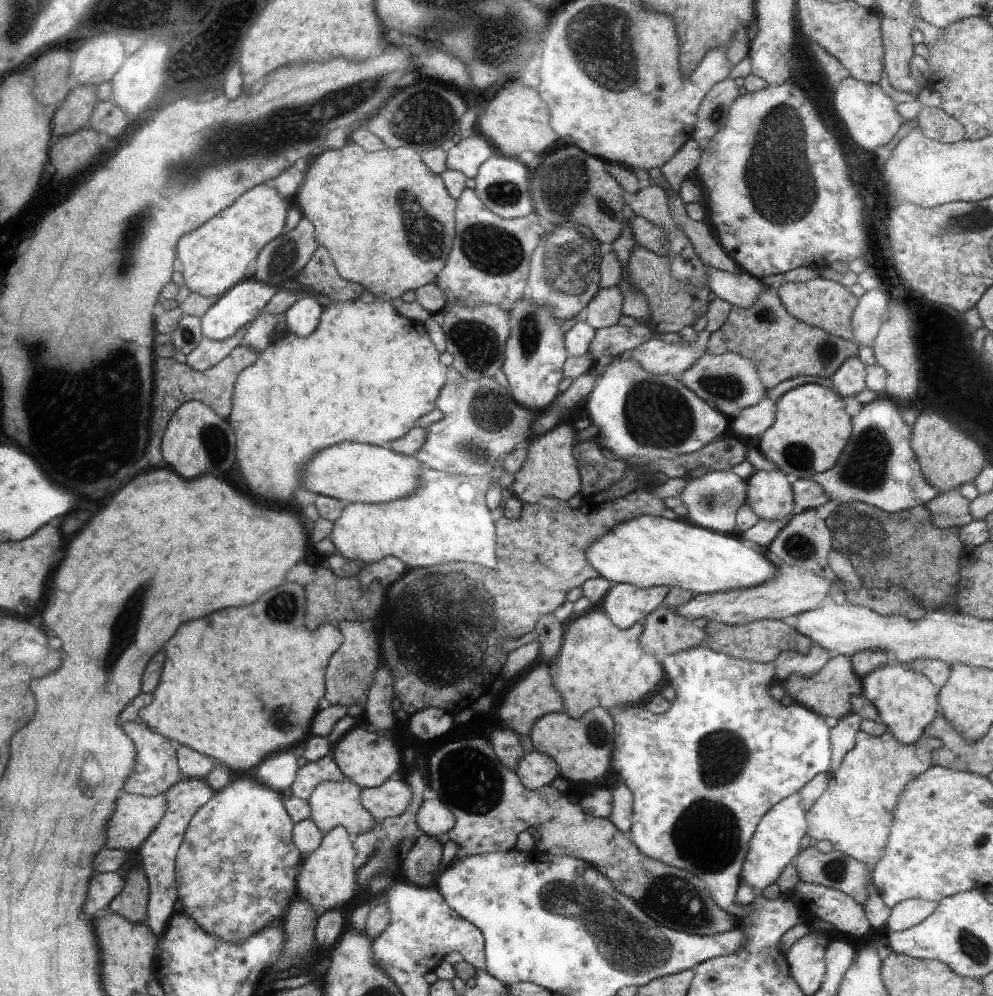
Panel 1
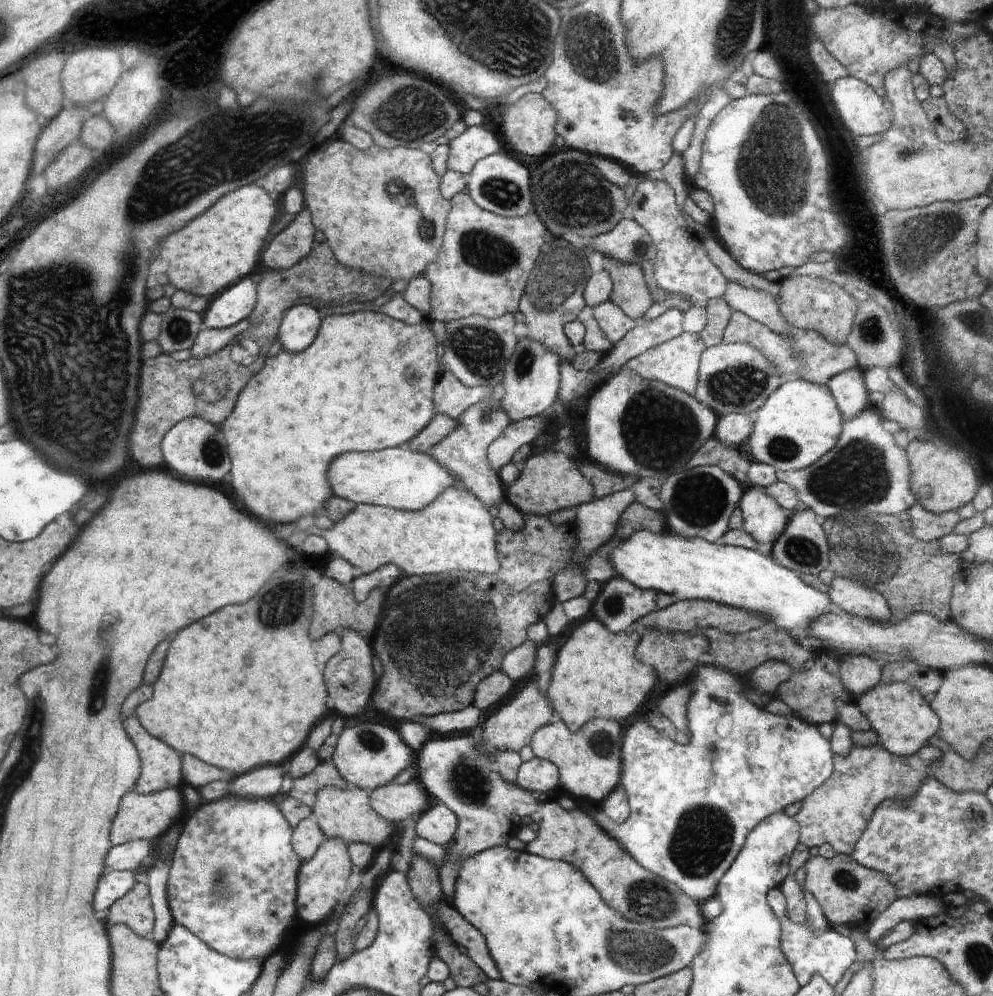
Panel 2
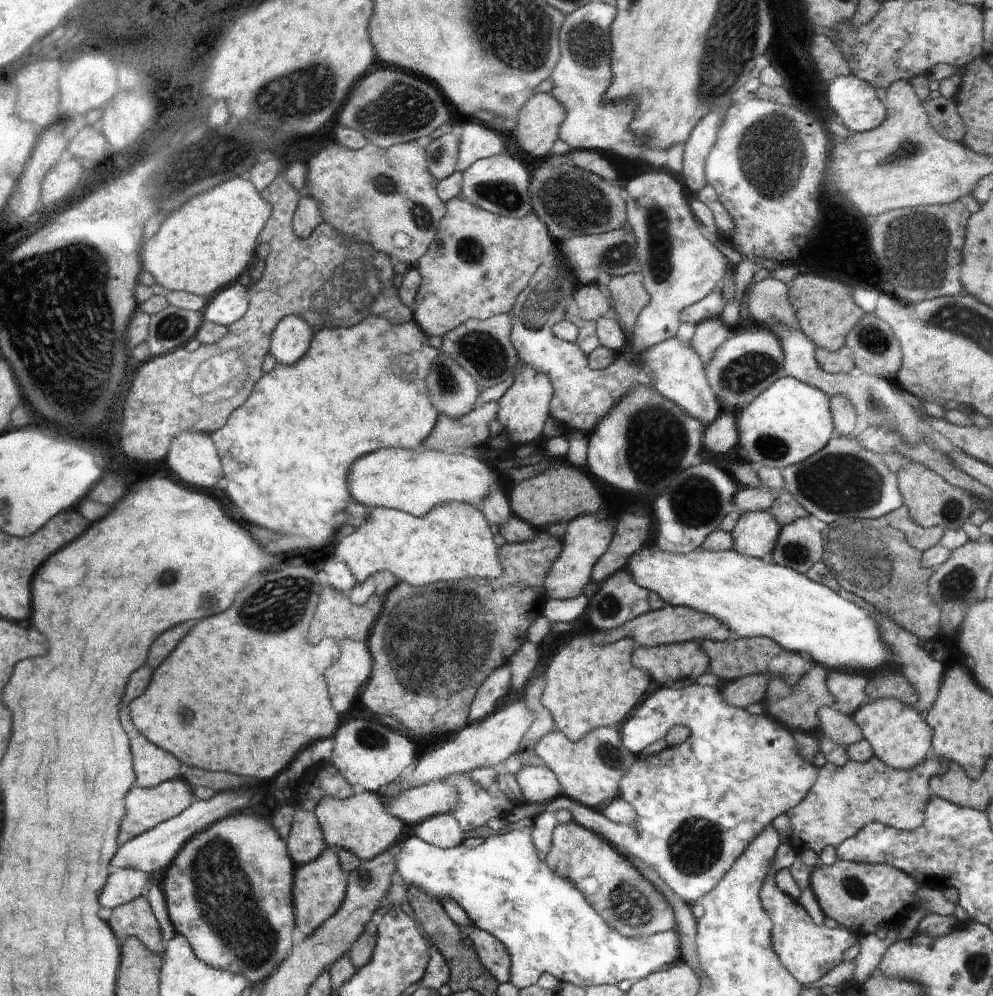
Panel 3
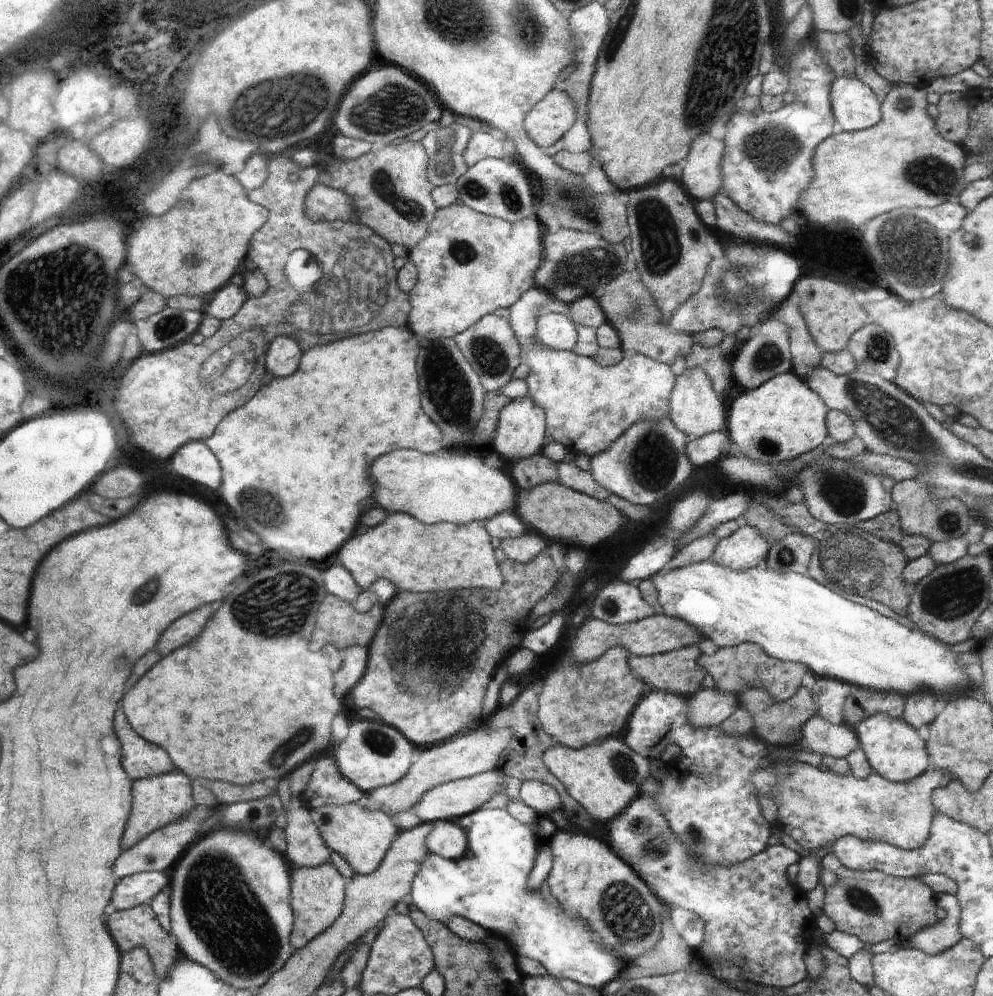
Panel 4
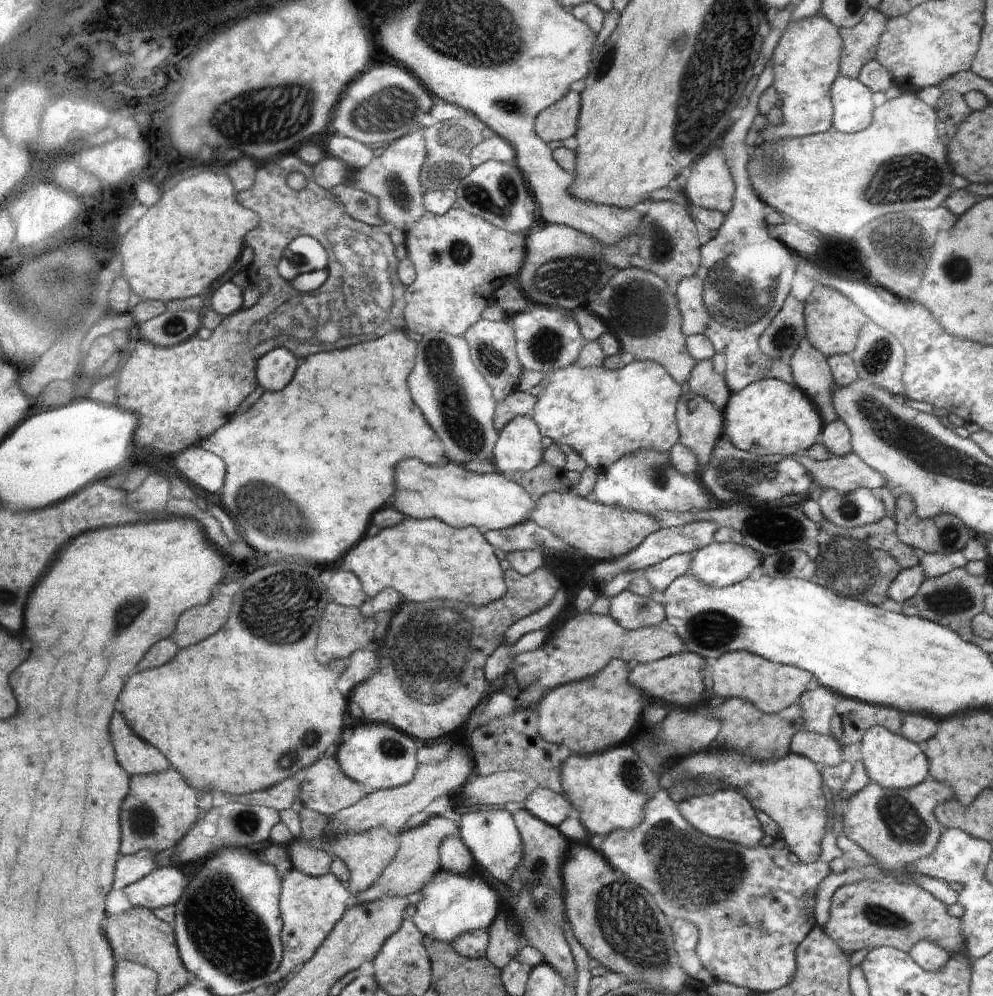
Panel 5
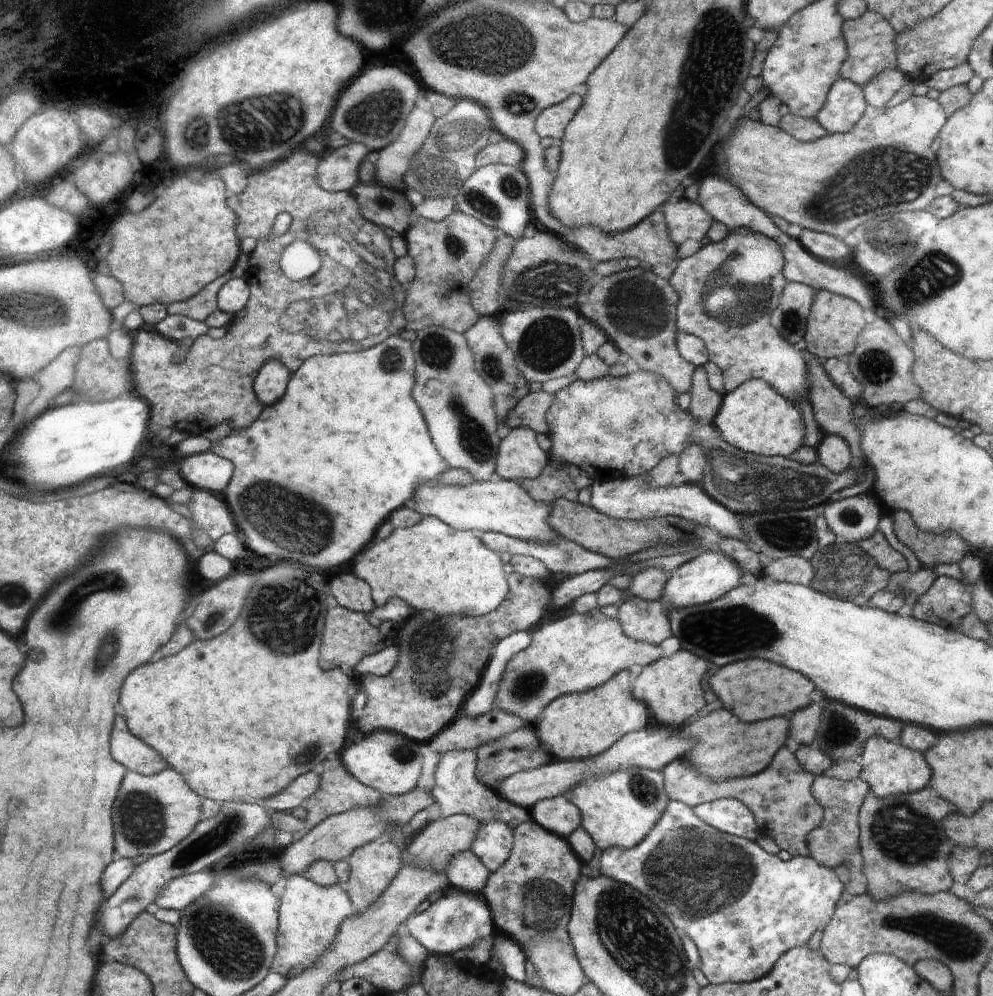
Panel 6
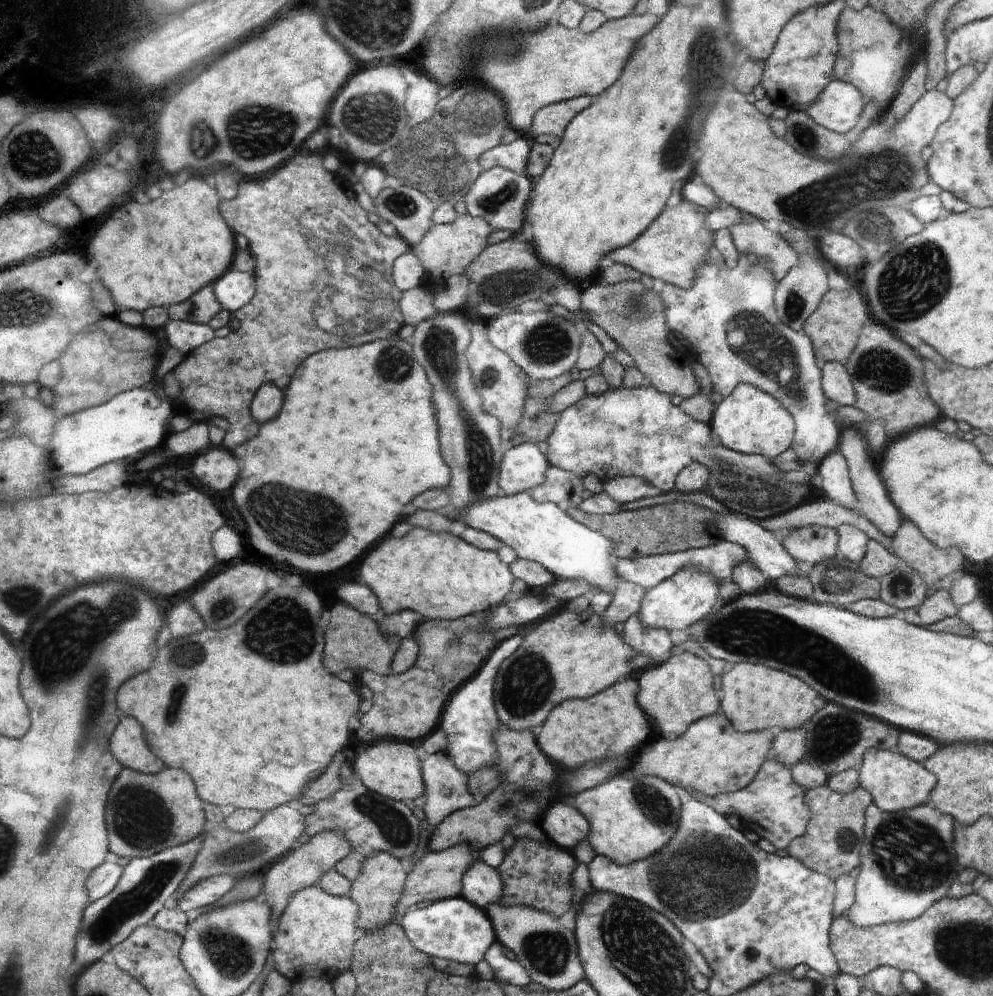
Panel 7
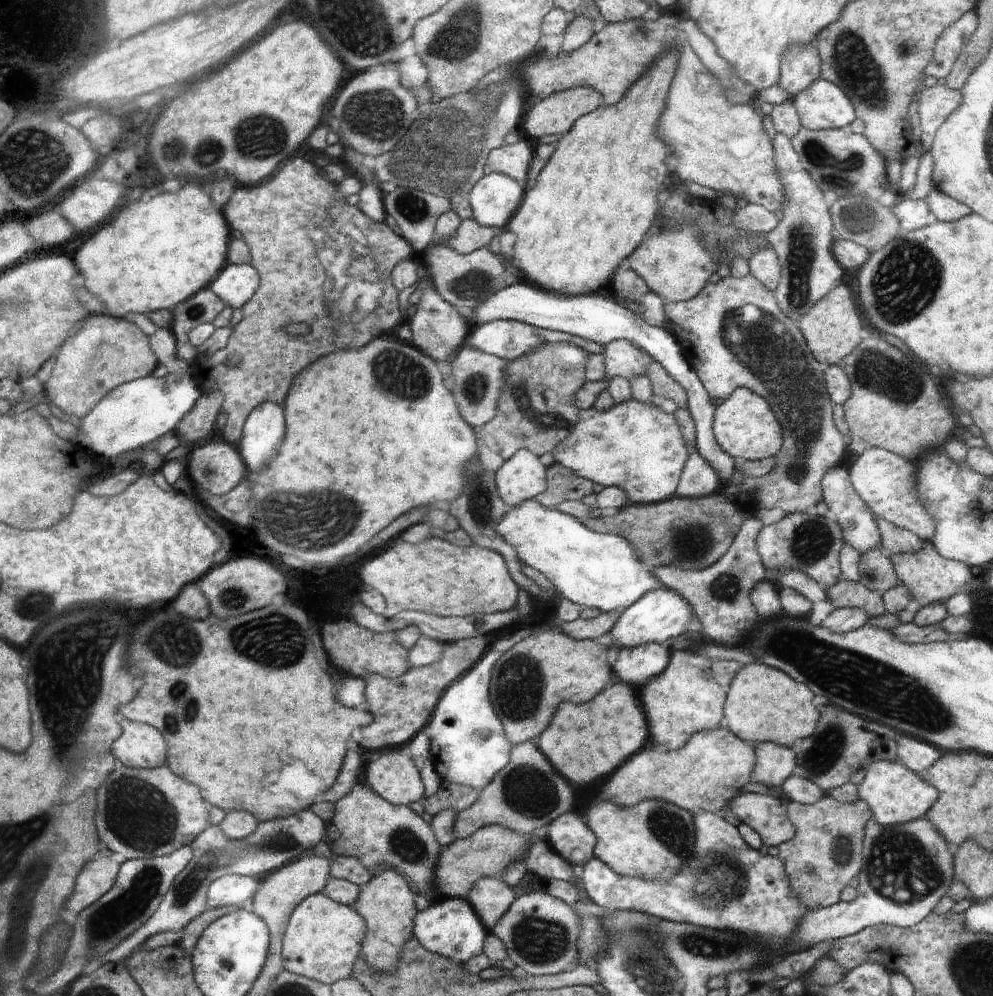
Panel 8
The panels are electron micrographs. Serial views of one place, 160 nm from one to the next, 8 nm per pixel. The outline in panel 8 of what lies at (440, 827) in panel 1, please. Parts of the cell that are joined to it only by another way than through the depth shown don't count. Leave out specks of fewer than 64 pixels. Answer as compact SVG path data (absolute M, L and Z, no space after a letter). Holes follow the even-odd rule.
M482 877L475 882L466 899L491 932L517 895L514 888L506 885L500 877Z

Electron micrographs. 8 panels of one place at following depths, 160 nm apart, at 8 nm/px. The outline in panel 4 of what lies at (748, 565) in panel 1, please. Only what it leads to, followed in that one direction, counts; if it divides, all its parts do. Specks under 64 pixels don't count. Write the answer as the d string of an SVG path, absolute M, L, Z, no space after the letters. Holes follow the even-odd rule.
M712 559L707 561L697 562L694 564L687 564L679 566L665 573L654 573L650 575L648 580L657 588L659 593L659 603L662 610L667 615L673 617L680 617L684 619L688 624L694 625L697 629L700 629L708 639L714 640L718 647L722 646L736 646L739 643L754 643L759 644L764 652L768 652L768 655L776 657L783 661L792 661L795 663L802 663L808 665L808 670L811 671L816 677L828 677L835 678L847 683L853 684L855 688L864 687L869 689L876 688L876 691L888 692L904 692L904 694L910 694L910 692L918 692L918 690L926 690L926 692L932 692L932 694L944 694L944 692L950 692L950 690L960 690L968 684L966 680L966 674L960 670L961 666L957 662L957 654L950 651L948 645L938 642L936 638L932 636L922 634L918 630L912 630L892 618L888 618L878 611L869 609L859 603L854 603L840 594L833 592L822 584L814 582L814 579L806 578L806 575L801 575L795 572L779 573L768 569L766 566L761 565L758 567L747 568L746 570L736 570L726 565L721 565Z

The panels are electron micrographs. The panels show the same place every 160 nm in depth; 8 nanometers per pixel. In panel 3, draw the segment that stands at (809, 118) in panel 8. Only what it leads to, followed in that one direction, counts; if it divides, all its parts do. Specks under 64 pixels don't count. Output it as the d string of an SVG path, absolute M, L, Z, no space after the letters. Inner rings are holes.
M852 74L832 80L827 92L829 105L839 120L856 133L868 132L884 122L886 109L868 81Z

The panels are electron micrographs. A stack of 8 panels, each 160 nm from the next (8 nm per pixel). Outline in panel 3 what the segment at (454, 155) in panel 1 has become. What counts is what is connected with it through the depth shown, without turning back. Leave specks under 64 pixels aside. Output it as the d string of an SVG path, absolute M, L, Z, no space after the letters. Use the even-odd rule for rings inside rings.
M464 120L459 129L459 147L456 168L461 173L466 171L477 160L500 155L504 142L500 136L480 124L472 124Z

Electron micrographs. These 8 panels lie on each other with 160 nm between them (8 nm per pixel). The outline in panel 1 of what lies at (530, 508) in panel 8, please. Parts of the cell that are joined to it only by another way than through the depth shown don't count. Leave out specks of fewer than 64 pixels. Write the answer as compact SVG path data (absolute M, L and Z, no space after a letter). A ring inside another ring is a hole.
M342 442L326 448L320 452L320 456L316 456L316 460L312 460L308 466L308 476L304 476L304 486L314 494L326 494L348 504L380 504L412 494L412 490L418 486L418 470L420 464L416 458L408 458L372 444Z

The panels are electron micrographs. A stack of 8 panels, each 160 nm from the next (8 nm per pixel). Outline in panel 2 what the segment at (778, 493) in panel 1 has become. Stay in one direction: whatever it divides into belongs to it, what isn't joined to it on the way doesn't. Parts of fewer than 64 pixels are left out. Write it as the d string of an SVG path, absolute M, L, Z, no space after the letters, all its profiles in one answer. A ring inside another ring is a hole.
M749 485L739 502L743 528L760 544L774 544L787 528L786 514L764 487Z

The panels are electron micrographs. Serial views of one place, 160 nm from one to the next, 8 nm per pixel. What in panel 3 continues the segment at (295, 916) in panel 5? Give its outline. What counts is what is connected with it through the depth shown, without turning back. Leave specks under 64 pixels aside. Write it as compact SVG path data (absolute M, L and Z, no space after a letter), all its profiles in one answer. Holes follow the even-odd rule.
M326 846L318 858L298 867L299 870L295 872L295 913L301 930L300 937L304 937L322 926L342 906L342 900L346 898L344 892L347 892L346 871L332 846Z

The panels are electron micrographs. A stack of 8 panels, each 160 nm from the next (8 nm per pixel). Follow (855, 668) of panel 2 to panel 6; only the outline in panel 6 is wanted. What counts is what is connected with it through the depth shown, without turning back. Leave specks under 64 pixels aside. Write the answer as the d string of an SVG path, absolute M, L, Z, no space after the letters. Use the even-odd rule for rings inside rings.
M812 701L812 704L794 711L790 716L792 732L789 738L795 738L800 745L810 745L819 732L823 710L820 704Z

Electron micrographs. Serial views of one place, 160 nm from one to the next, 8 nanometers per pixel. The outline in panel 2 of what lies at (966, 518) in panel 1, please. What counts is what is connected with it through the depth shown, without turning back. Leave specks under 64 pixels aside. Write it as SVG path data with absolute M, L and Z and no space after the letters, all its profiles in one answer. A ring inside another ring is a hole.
M916 502L906 515L910 515L915 528L915 535L923 541L939 541L944 535L953 532L954 527L961 521L958 511L933 513L927 511Z

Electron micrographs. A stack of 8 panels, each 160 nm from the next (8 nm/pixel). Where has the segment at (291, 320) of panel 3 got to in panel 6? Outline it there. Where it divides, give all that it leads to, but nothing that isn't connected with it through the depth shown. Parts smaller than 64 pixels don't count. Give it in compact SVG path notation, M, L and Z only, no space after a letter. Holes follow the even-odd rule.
M278 359L267 360L256 375L255 391L260 397L260 402L270 406L272 402L284 396L290 372L286 365Z

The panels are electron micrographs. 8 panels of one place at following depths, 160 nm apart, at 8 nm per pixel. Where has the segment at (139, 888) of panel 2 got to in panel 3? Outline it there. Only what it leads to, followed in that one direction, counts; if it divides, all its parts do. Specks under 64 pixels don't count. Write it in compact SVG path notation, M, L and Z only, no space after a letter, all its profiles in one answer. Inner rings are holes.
M146 896L133 900L126 906L120 906L114 912L112 928L116 928L116 934L120 940L126 940L130 936L138 936L140 940L152 952L165 950L162 929L159 927L159 919L155 916L150 902Z

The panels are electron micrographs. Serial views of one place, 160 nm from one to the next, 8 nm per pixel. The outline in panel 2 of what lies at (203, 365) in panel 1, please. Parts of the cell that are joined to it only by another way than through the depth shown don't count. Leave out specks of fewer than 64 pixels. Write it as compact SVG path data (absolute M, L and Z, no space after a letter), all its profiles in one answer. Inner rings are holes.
M251 318L242 319L234 327L223 329L206 329L197 334L195 343L191 346L192 358L204 360L205 358L216 355L224 347L235 342L236 336L240 336L248 327L251 326Z

